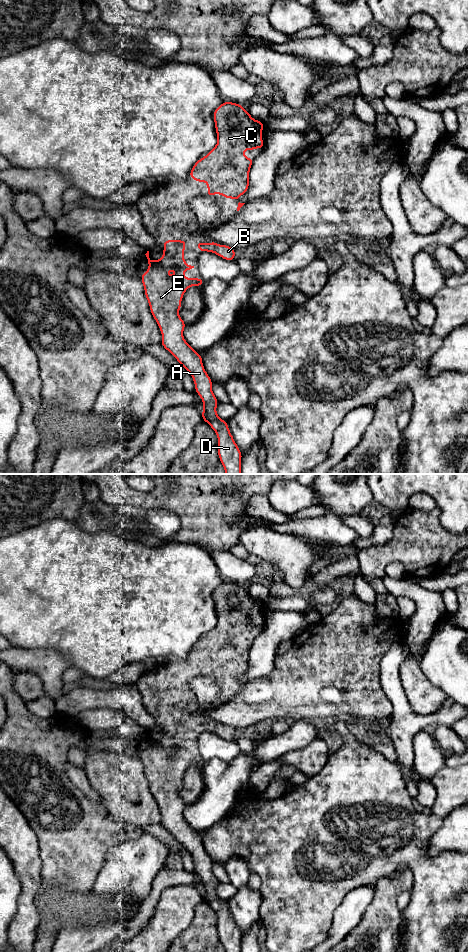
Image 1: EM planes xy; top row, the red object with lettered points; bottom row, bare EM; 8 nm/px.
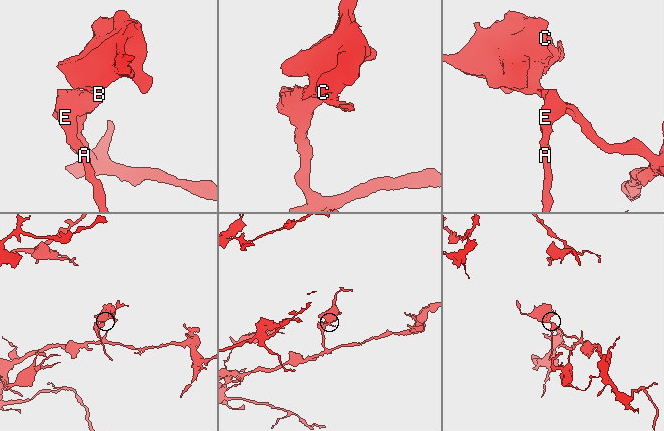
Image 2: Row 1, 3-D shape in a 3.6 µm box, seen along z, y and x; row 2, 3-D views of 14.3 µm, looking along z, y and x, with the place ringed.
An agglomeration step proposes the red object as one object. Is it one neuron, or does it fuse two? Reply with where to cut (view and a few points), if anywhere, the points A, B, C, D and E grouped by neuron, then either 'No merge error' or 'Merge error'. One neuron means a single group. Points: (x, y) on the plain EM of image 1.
No split. Groups: A B C D E. No merge error

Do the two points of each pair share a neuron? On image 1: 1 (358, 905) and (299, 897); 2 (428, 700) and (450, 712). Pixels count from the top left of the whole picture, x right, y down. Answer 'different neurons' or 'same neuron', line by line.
1: different neurons
2: different neurons

